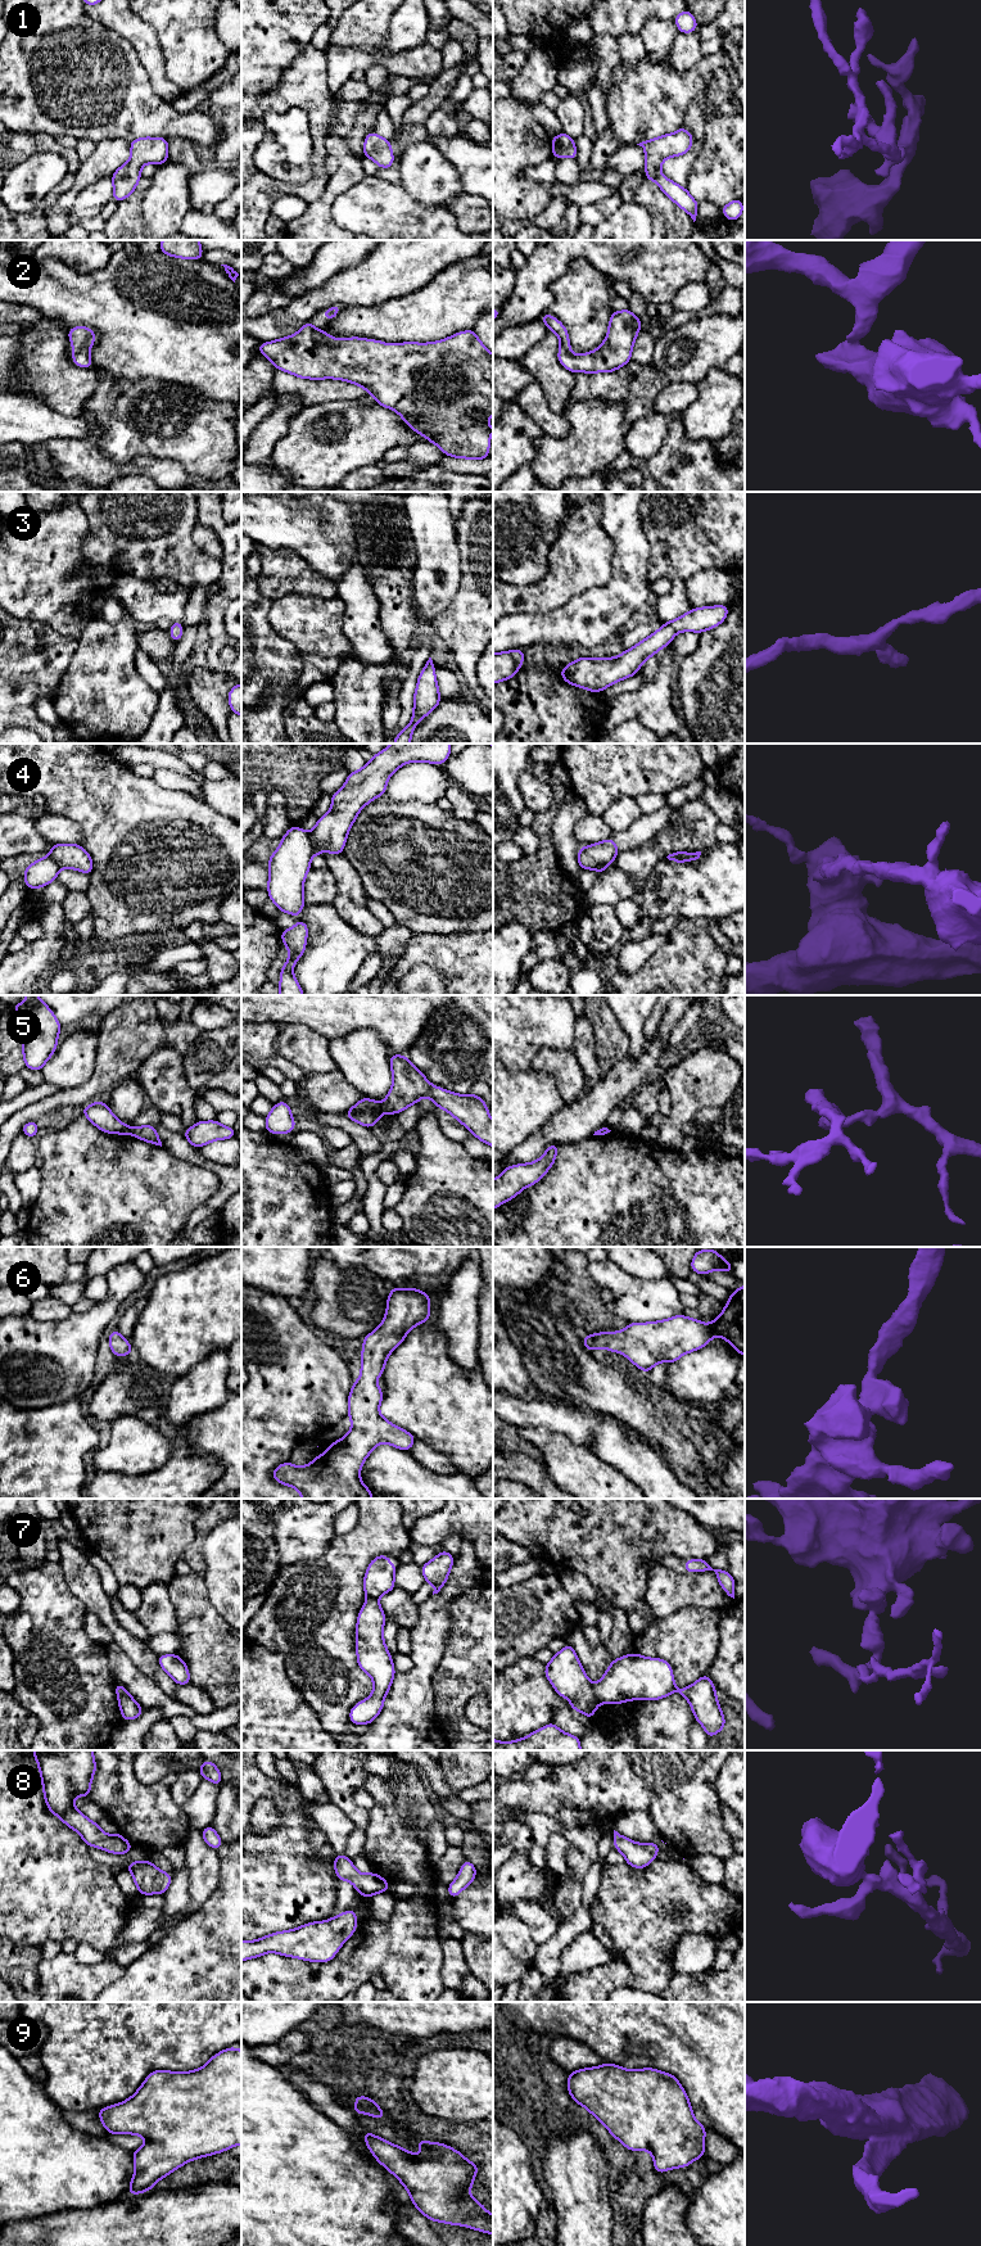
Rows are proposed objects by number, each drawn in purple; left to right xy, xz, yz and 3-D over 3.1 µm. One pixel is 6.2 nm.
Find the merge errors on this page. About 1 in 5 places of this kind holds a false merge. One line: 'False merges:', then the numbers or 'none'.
False merges: 4, 5, 7

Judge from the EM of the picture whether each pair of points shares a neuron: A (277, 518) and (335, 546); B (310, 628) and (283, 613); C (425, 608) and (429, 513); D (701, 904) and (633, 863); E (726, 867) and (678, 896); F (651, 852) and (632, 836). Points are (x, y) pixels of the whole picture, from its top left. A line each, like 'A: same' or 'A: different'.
A: same
B: same
C: same
D: different
E: same
F: different

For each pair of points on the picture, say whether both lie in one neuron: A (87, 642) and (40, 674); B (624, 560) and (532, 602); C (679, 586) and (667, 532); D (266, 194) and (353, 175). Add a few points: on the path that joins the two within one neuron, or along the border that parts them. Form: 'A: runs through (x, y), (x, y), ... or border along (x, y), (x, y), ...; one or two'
A: border along (78, 640), (69, 665), (60, 678); two
B: border along (611, 537), (613, 574), (605, 584), (592, 590); two
C: border along (683, 581), (674, 579), (672, 582); two
D: border along (330, 176), (324, 191), (310, 203); two

